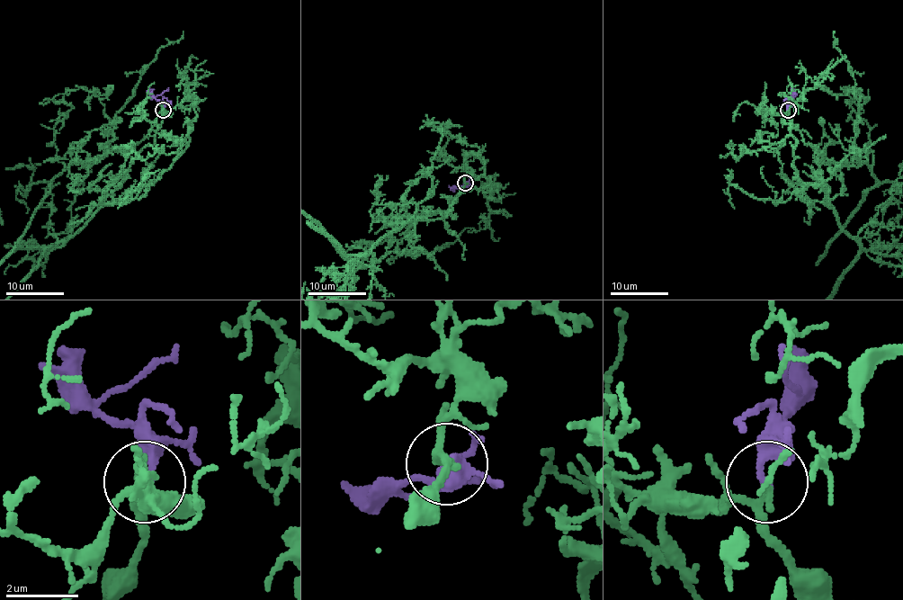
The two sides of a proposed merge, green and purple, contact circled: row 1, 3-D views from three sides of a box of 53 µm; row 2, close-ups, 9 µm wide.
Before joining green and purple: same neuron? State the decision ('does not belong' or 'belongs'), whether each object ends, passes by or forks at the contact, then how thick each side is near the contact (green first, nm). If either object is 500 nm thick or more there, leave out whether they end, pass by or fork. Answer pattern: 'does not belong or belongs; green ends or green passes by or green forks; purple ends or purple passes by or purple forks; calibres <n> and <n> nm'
belongs; green passes by; purple ends; calibres 120 and 220 nm

